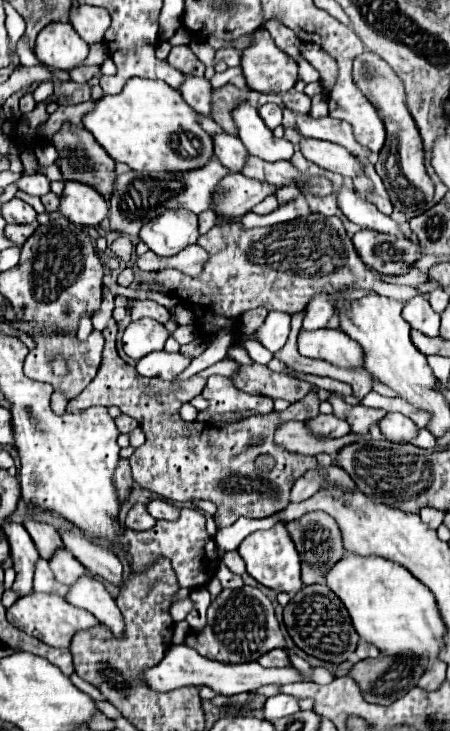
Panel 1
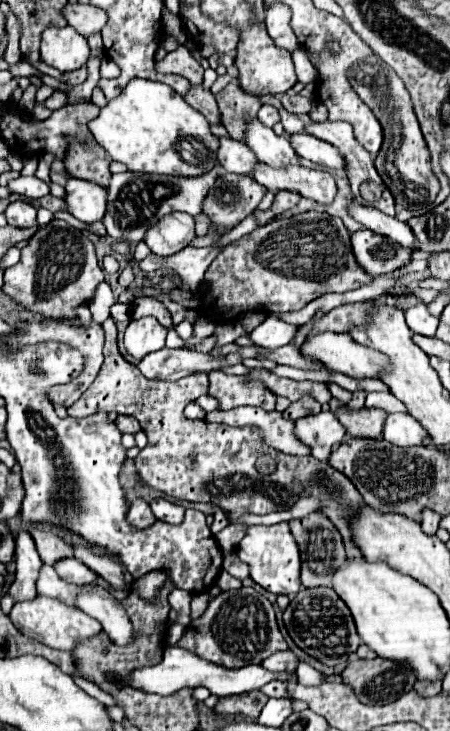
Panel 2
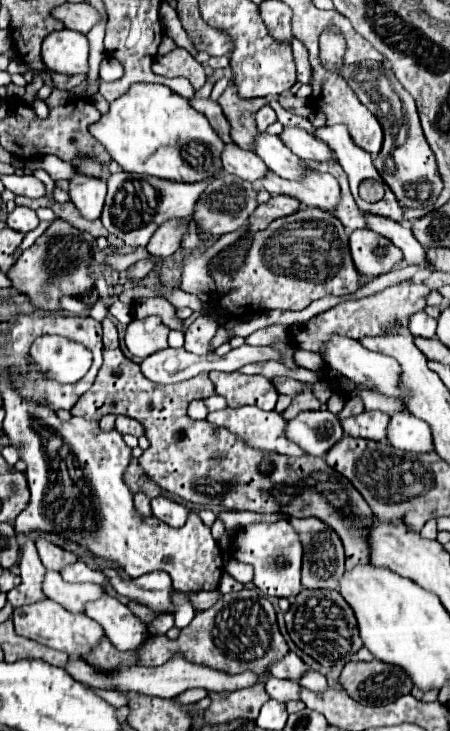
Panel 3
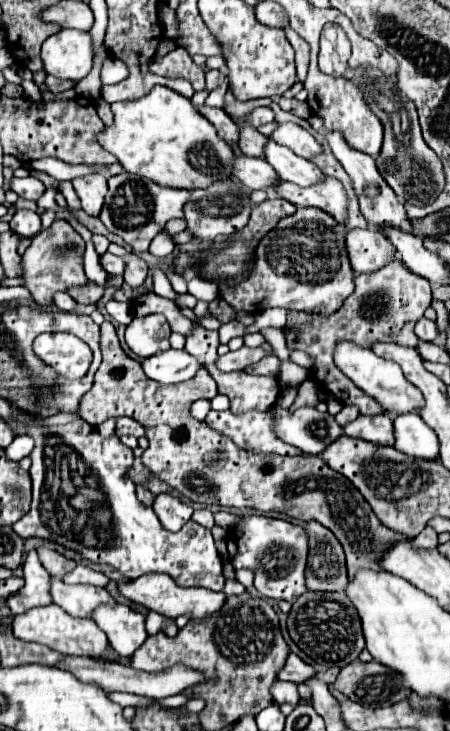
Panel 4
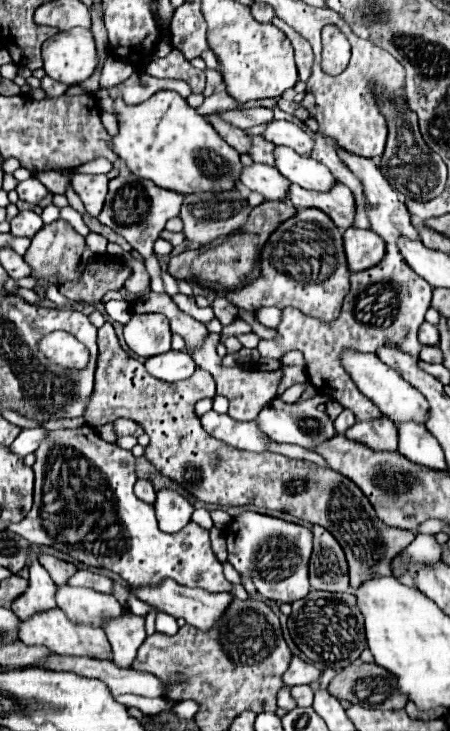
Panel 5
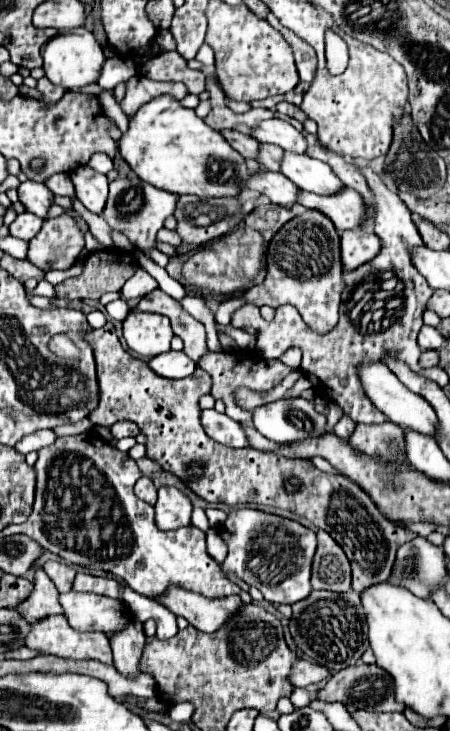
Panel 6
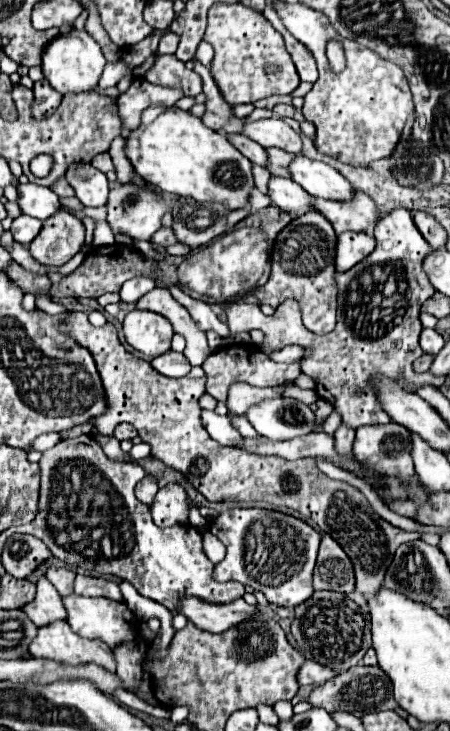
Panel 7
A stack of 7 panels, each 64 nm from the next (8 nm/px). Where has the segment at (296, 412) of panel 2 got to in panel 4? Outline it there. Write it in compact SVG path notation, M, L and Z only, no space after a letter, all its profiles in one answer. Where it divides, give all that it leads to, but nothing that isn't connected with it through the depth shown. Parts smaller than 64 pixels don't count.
M306 380L298 386L298 396L294 400L294 404L290 406L290 412L294 412L296 408L302 408L302 406L318 406L320 400L316 396L316 384L312 380Z

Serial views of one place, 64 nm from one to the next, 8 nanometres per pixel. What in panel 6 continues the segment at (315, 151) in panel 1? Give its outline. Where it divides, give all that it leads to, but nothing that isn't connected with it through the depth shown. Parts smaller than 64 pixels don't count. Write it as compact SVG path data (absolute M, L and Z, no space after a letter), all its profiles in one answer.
M278 118L264 120L254 128L256 128L256 132L252 134L252 138L256 138L258 142L276 144L284 150L298 152L298 154L304 154L306 148L308 148L308 142L306 142L304 134L298 132L292 124L288 124L284 120L278 120Z

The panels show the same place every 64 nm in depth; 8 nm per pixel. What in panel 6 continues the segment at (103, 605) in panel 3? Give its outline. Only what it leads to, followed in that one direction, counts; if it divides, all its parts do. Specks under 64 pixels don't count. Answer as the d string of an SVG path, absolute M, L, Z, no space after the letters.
M132 620L120 632L114 632L114 636L110 638L110 646L114 652L114 666L118 672L122 672L124 676L140 674L138 660L142 656L144 642L144 626L138 620Z

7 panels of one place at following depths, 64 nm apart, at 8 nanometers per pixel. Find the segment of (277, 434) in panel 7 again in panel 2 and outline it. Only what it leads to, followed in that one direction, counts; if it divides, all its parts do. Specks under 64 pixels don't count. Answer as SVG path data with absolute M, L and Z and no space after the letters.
M320 412L296 420L296 436L312 448L316 460L328 462L332 446L340 444L346 436L346 428L338 422L334 412Z

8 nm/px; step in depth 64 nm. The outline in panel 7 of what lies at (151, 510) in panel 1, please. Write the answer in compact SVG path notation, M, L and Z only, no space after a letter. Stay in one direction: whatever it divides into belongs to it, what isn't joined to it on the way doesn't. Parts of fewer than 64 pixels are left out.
M168 484L158 490L156 500L152 504L152 516L160 528L188 524L188 512L190 504L186 492L178 488L178 484Z

